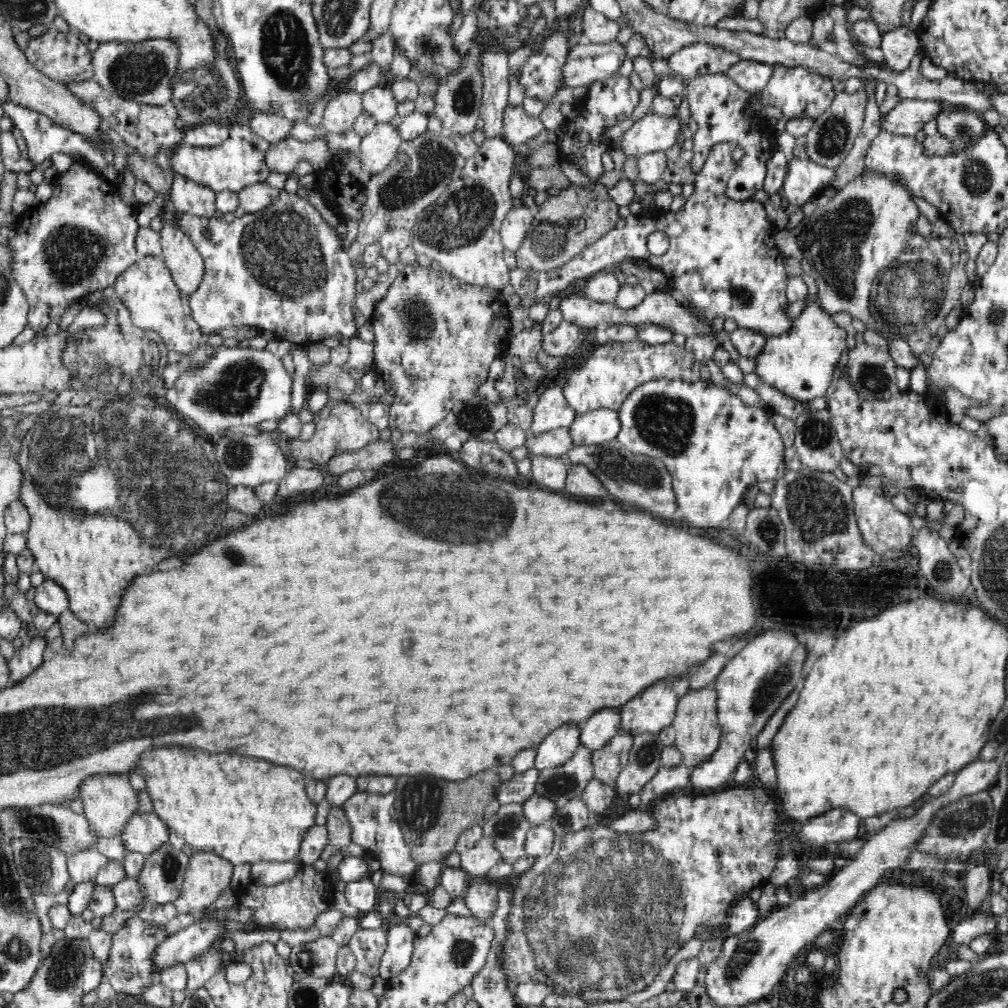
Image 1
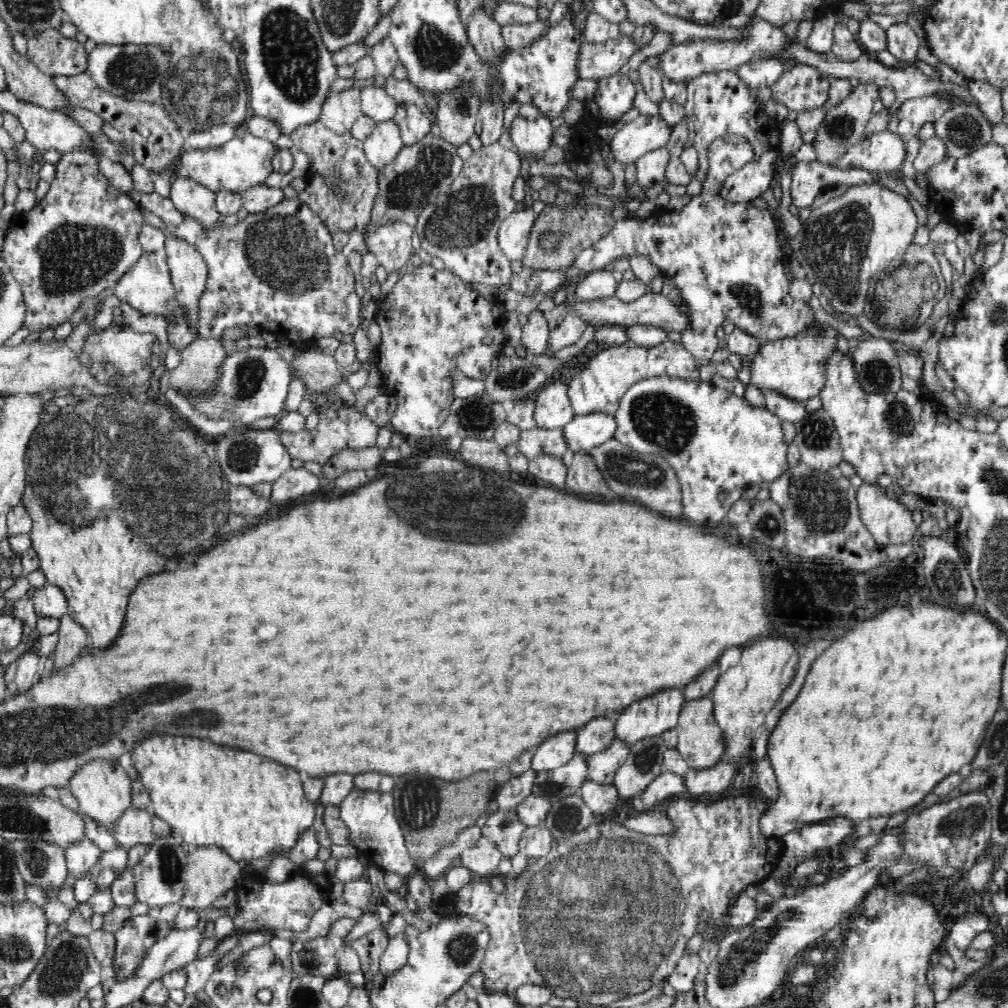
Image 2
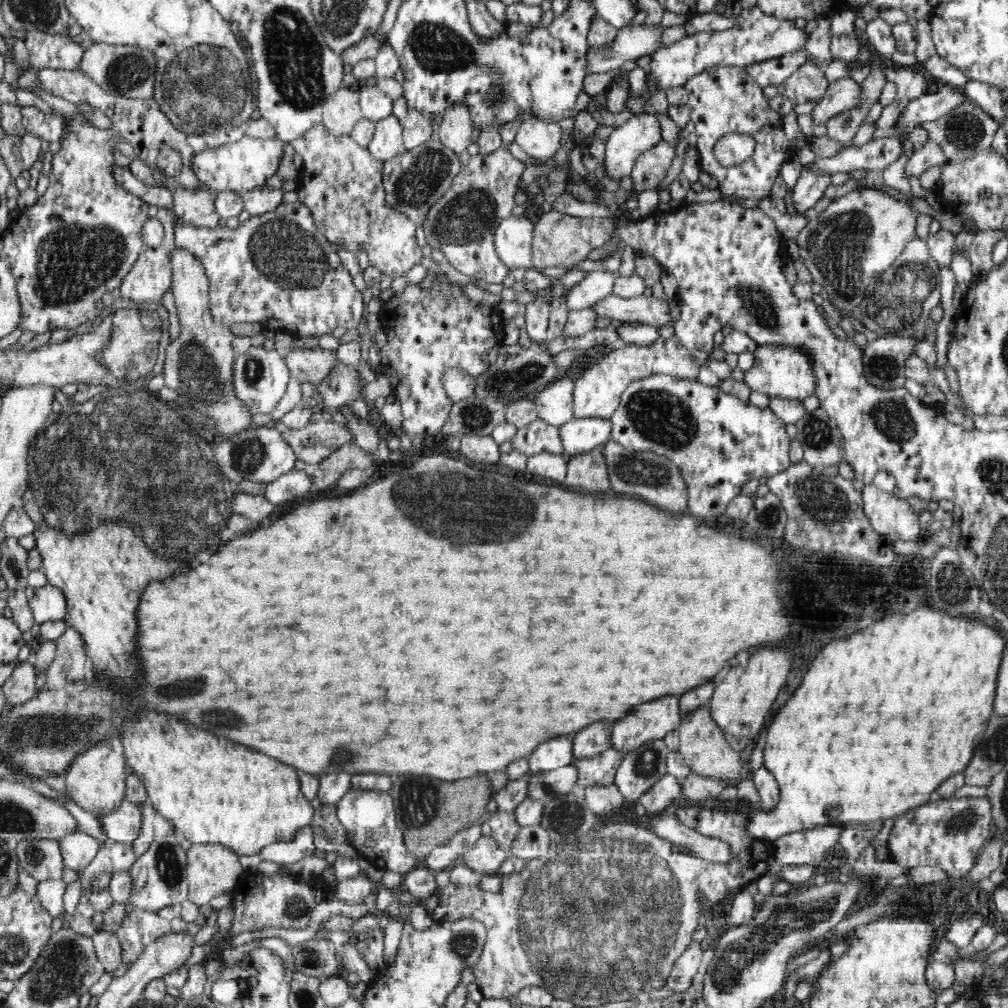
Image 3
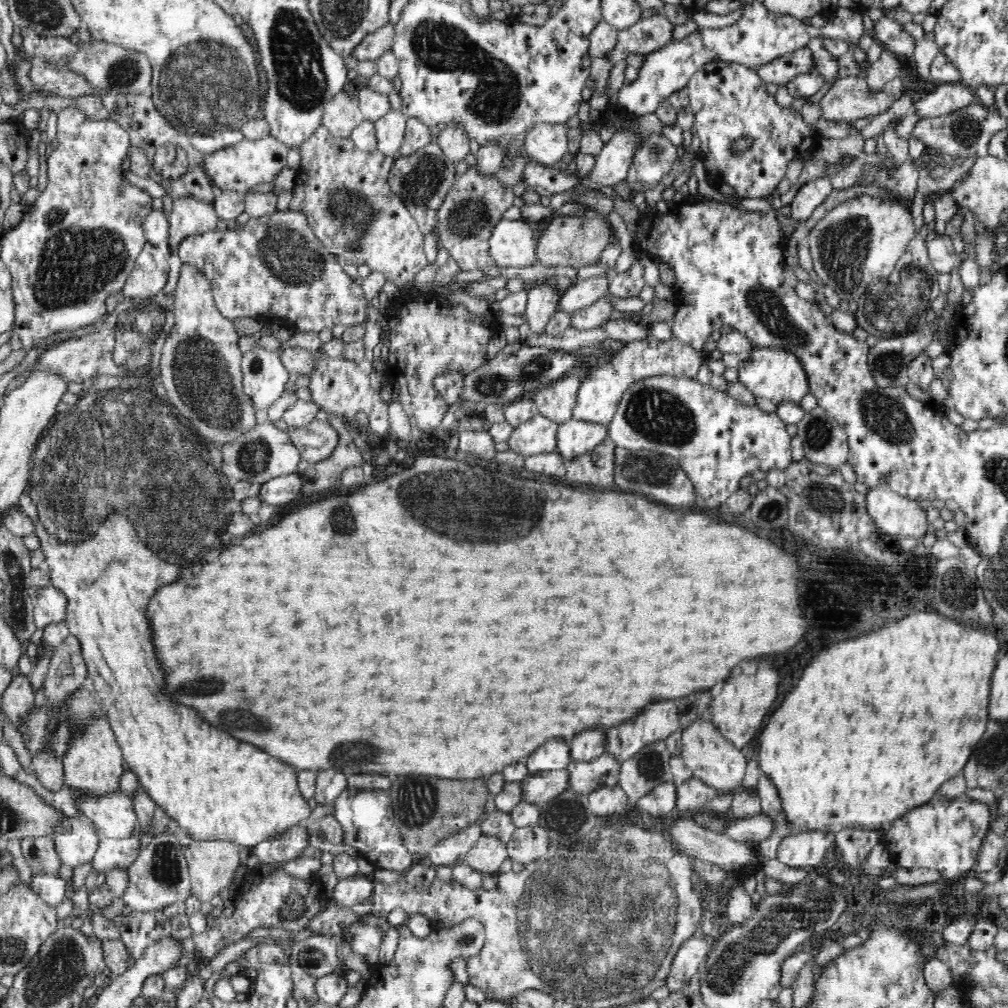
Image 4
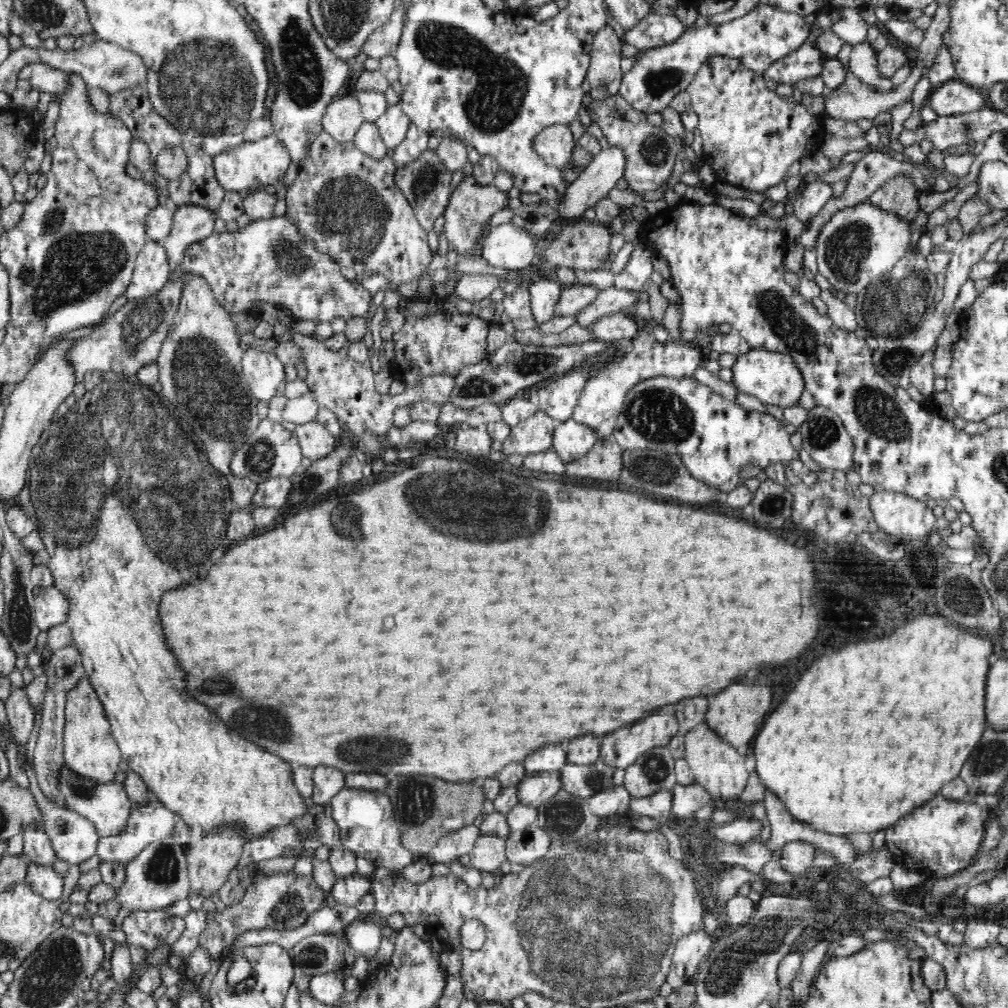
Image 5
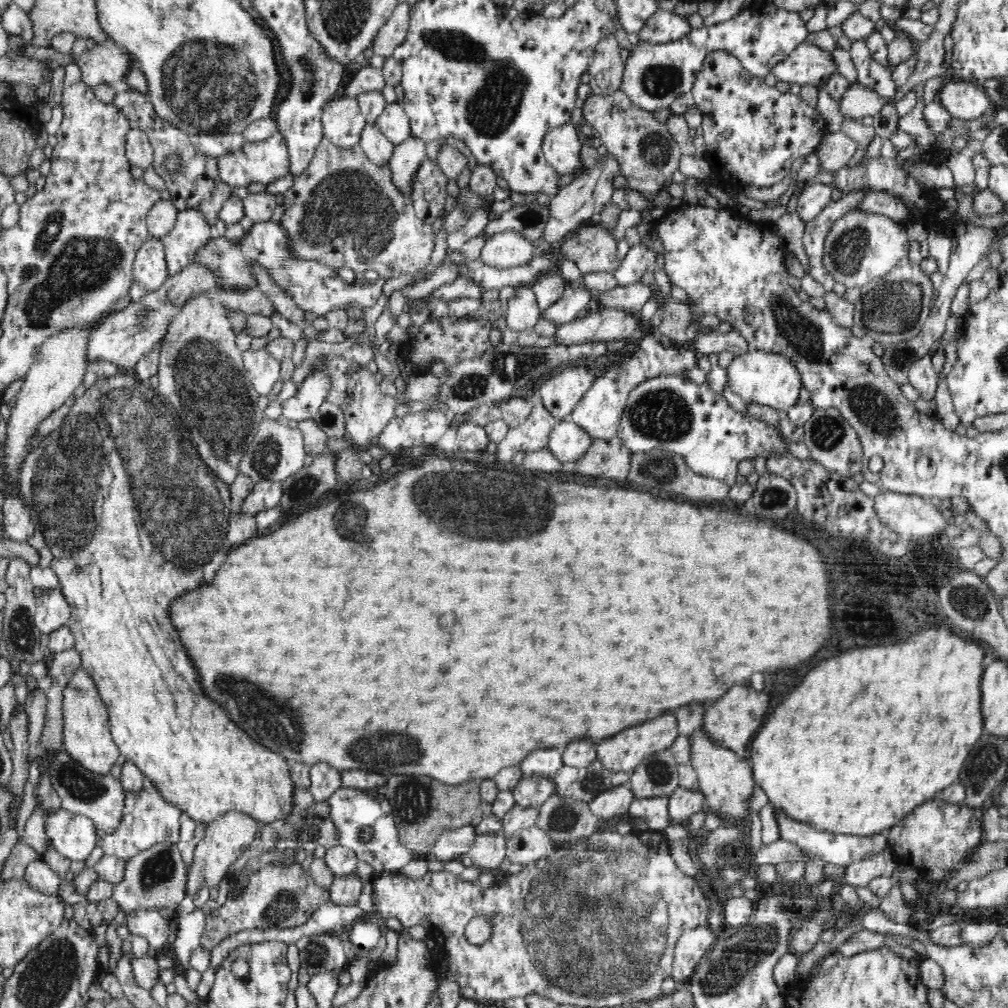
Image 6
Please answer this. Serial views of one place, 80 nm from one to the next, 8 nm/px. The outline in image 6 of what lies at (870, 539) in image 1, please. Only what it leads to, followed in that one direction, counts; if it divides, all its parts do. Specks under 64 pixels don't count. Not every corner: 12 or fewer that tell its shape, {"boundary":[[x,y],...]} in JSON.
{"boundary":[[880,491],[882,523],[908,544],[942,536],[946,518],[918,495]]}

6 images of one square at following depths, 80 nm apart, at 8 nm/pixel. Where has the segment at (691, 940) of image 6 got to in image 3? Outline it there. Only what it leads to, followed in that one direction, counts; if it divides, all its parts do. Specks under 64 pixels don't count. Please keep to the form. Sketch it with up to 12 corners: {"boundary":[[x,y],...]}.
{"boundary":[[692,941],[674,962],[665,986],[685,992],[704,950]]}

